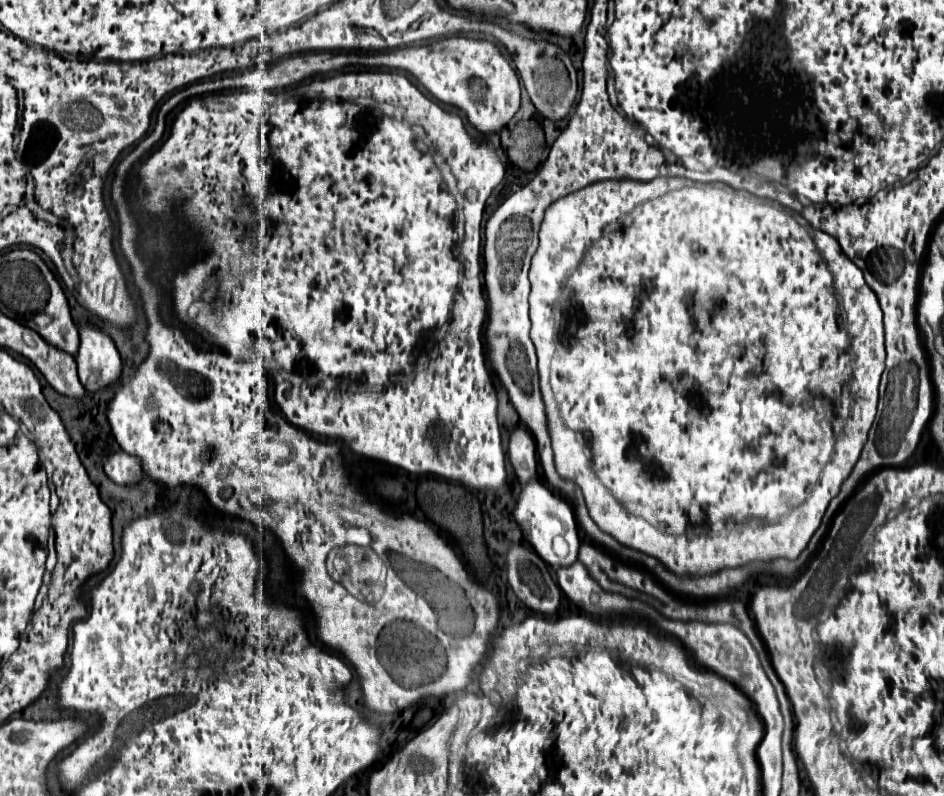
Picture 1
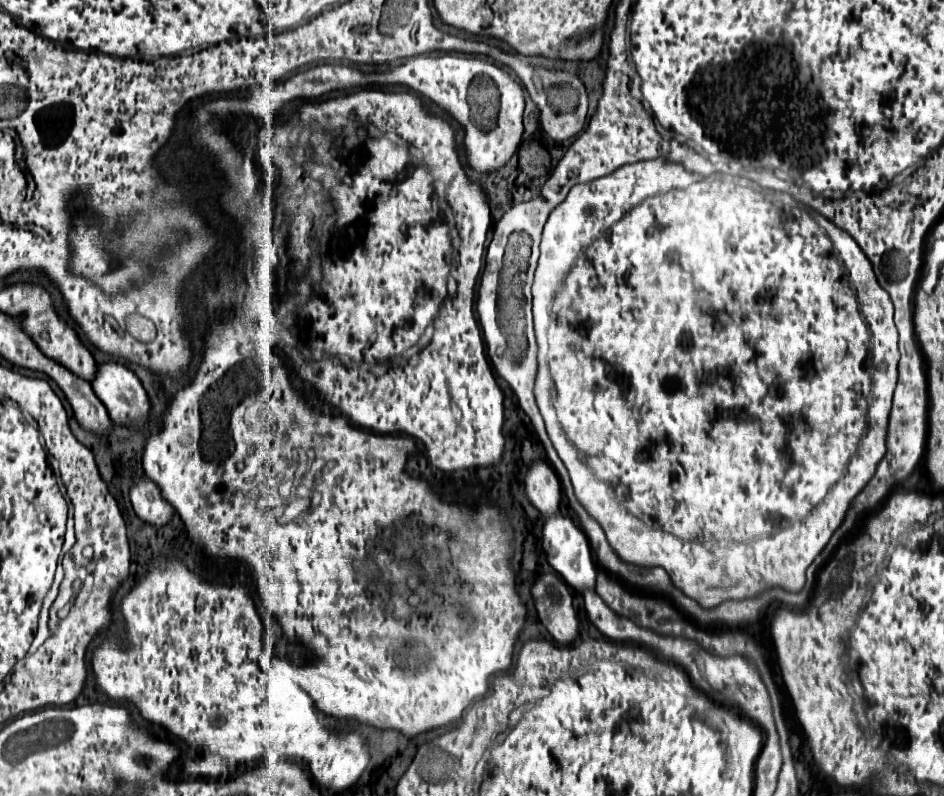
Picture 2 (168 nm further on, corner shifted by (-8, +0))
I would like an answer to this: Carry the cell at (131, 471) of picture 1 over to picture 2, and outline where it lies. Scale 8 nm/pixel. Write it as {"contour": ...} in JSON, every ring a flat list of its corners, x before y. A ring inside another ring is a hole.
{"contour":[[146,478,136,480,130,490,130,500,136,516,154,528,166,526,174,516,174,508,162,500,158,486]]}

